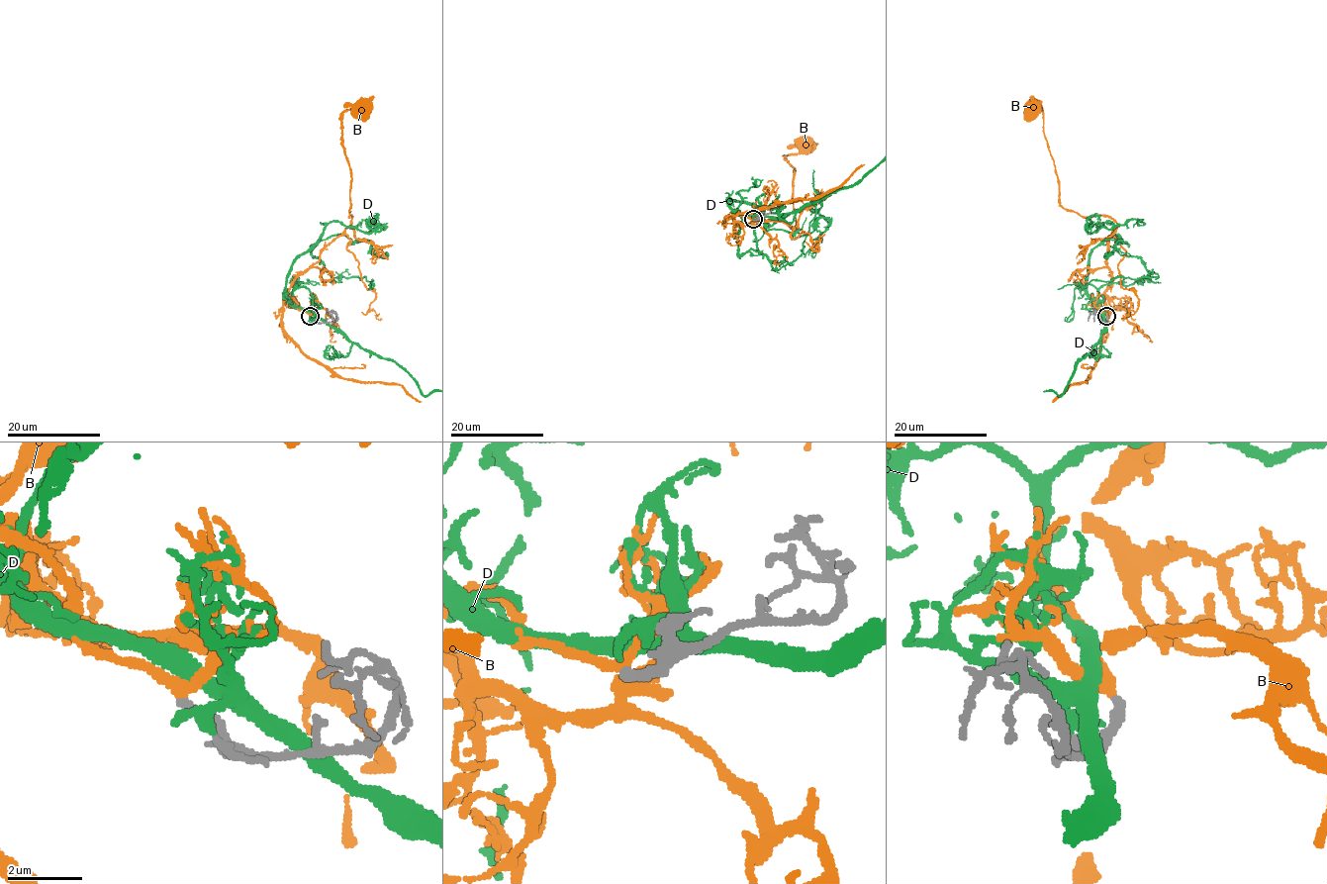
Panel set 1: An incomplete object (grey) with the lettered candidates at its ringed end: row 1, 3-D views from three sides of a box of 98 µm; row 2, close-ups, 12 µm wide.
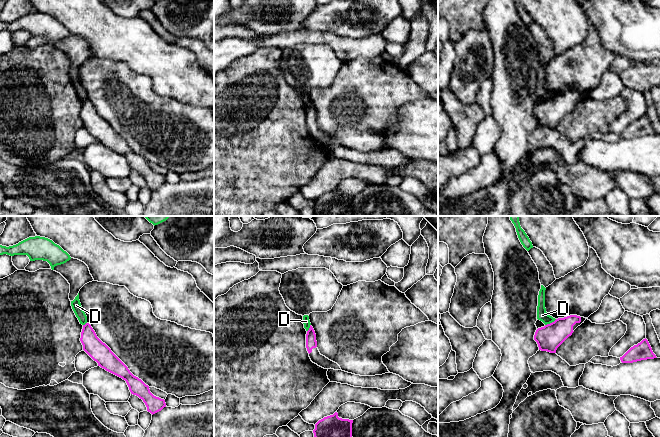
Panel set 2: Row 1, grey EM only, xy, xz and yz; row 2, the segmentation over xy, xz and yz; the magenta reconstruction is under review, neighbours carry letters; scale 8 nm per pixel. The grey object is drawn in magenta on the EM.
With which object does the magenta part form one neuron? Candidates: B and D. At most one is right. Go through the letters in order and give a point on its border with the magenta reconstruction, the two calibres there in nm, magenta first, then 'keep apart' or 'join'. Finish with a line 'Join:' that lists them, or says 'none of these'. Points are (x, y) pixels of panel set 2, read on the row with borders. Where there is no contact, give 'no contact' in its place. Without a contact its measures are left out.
B: no contact; join
D: contact yz (550, 323); calibres 200 and 90 nm; keep apart
Join: B

